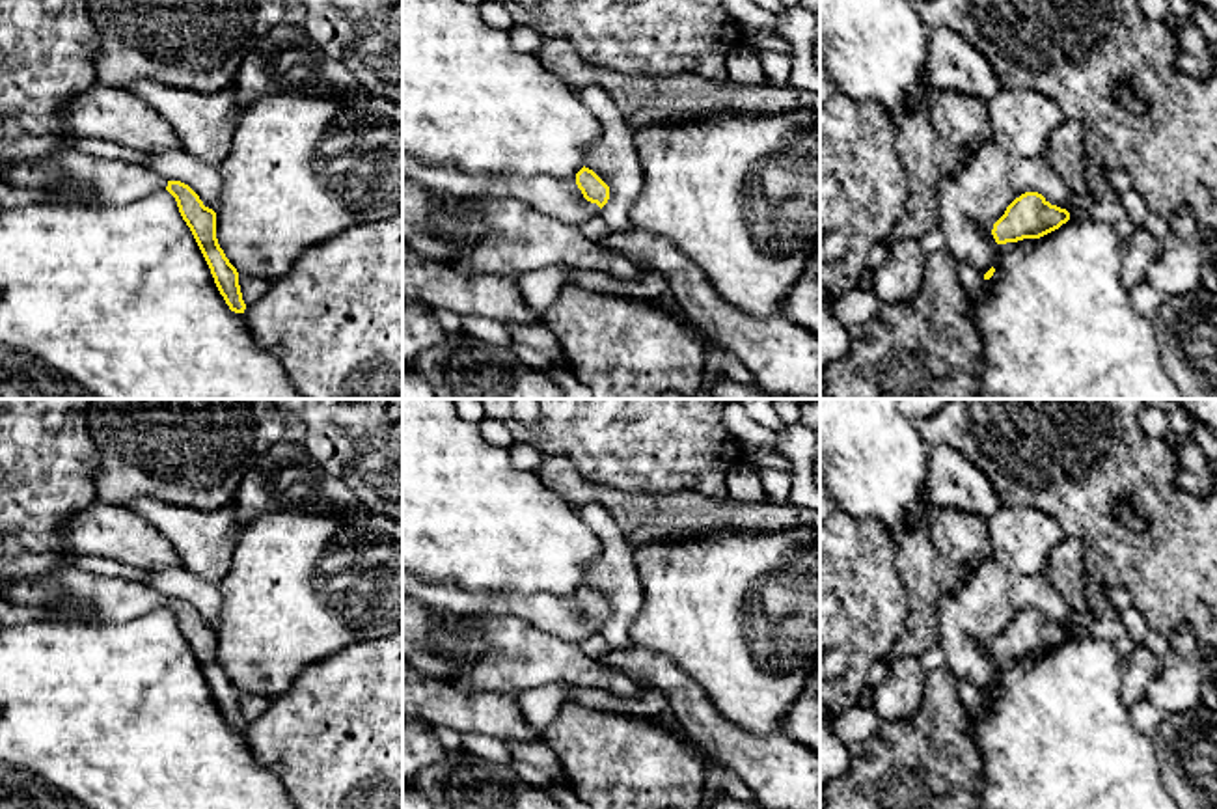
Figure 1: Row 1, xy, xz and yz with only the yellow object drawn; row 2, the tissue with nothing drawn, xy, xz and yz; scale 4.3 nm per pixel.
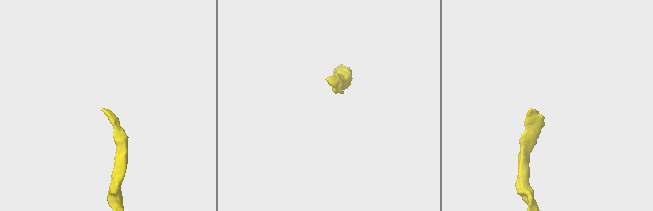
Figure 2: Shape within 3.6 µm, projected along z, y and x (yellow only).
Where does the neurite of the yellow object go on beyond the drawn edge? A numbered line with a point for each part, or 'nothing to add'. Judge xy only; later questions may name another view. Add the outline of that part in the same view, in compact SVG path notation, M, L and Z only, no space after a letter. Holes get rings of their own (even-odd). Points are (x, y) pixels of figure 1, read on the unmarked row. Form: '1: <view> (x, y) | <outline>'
1: xy (71, 593) | M75 567L11 582L0 593L19 606L37 608L47 619L89 619L129 623L168 604L168 596L142 582L88 574Z

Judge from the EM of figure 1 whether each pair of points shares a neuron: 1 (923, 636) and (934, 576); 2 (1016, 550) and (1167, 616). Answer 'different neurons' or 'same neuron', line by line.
1: same neuron
2: different neurons

